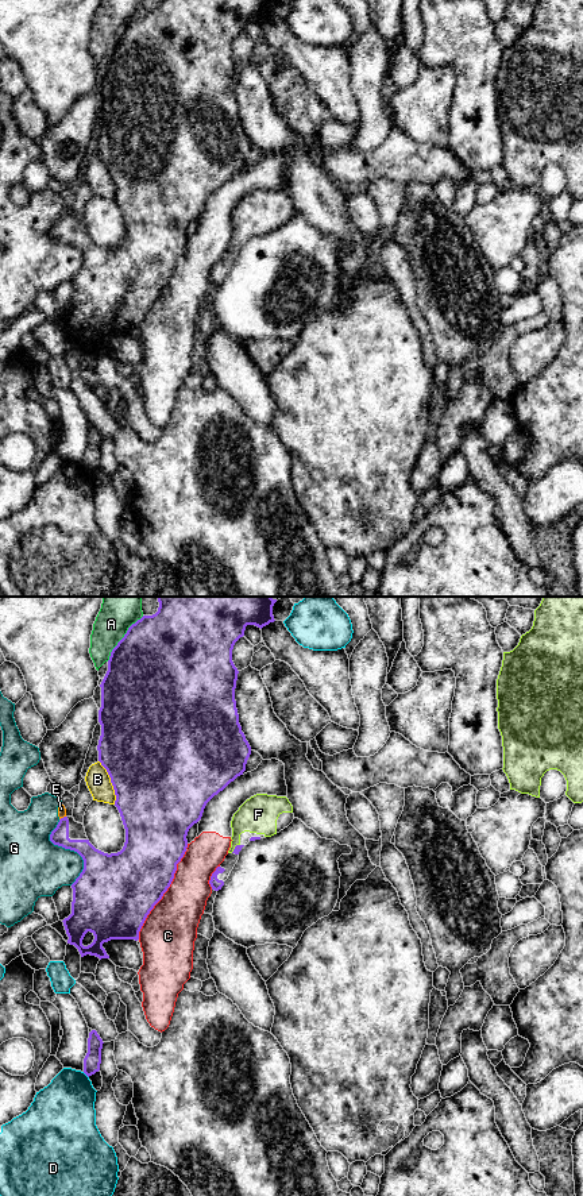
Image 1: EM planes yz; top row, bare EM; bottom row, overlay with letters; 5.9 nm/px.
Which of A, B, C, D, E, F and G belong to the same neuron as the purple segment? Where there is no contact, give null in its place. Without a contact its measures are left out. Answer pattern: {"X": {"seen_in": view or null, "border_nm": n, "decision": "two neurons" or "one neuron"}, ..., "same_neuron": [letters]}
{"A": {"seen_in": "yz", "border_nm": 340, "decision": "two neurons"}, "B": {"seen_in": "yz", "border_nm": 280, "decision": "two neurons"}, "C": {"seen_in": "yz", "border_nm": 600, "decision": "two neurons"}, "D": {"seen_in": "yz", "border_nm": 50, "decision": "two neurons"}, "E": {"seen_in": "yz", "border_nm": 50, "decision": "two neurons"}, "F": {"seen_in": "yz", "border_nm": 80, "decision": "one neuron"}, "G": {"seen_in": "yz", "border_nm": 400, "decision": "two neurons"}, "same_neuron": ["F"]}

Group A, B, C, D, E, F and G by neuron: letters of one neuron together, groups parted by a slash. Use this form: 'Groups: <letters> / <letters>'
Groups: A / B / C / D / E G / F

